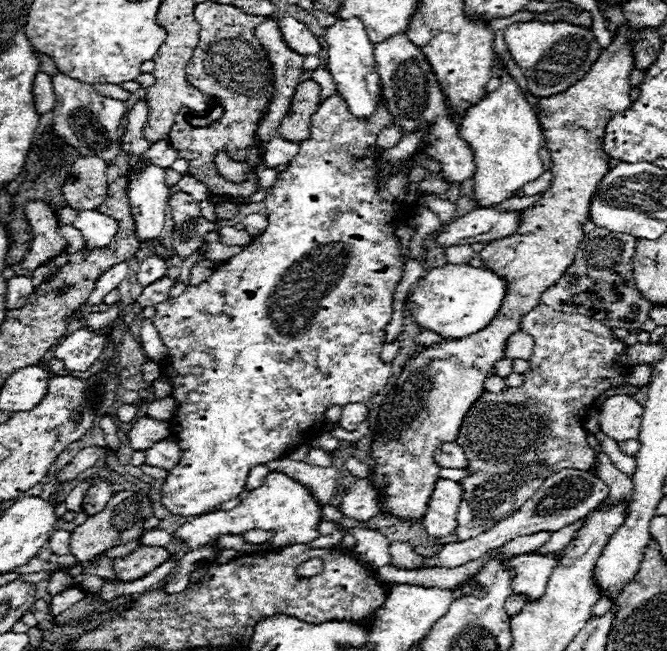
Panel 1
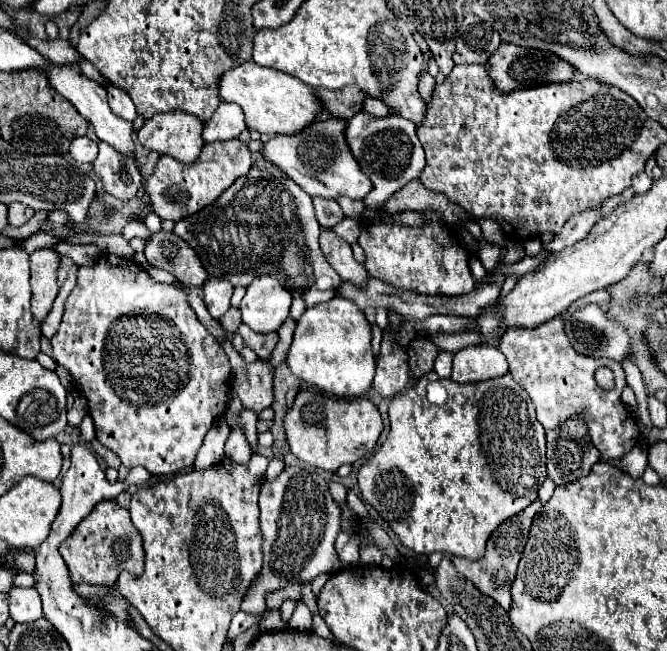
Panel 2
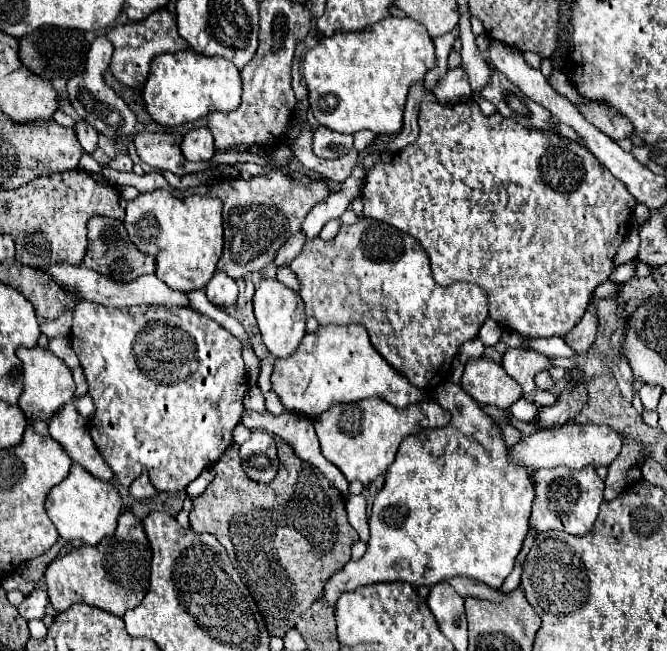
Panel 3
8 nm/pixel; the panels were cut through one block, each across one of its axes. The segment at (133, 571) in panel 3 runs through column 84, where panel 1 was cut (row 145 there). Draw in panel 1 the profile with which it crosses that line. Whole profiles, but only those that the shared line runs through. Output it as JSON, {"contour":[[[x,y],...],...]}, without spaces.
{"contour":[[[620,26],[610,48],[602,50],[596,64],[588,70],[588,76],[572,84],[572,88],[556,96],[538,98],[538,116],[544,128],[546,148],[554,162],[554,180],[534,206],[520,212],[520,226],[514,234],[488,242],[478,254],[484,266],[506,282],[506,296],[500,312],[488,328],[482,328],[464,340],[436,342],[414,352],[380,406],[370,448],[374,466],[368,478],[376,488],[384,490],[380,502],[382,514],[392,514],[410,522],[422,520],[432,488],[442,470],[434,462],[436,448],[444,442],[456,442],[464,416],[486,392],[484,380],[496,376],[494,364],[504,358],[508,338],[514,332],[520,332],[522,316],[540,304],[542,294],[556,284],[572,264],[576,248],[584,236],[582,226],[590,220],[592,196],[608,172],[610,156],[602,148],[606,124],[614,114],[632,104],[632,86],[628,78],[634,68],[634,58],[628,34],[630,30]]]}

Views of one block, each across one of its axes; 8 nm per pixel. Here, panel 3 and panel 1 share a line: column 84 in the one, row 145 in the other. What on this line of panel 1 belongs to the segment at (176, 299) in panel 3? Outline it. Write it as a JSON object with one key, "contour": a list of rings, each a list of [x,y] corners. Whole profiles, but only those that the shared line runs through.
{"contour":[[[280,136],[272,138],[266,146],[266,152],[264,152],[264,166],[268,168],[276,168],[280,164],[288,164],[296,154],[298,154],[298,144],[296,142],[290,142],[290,140],[284,140]]]}

